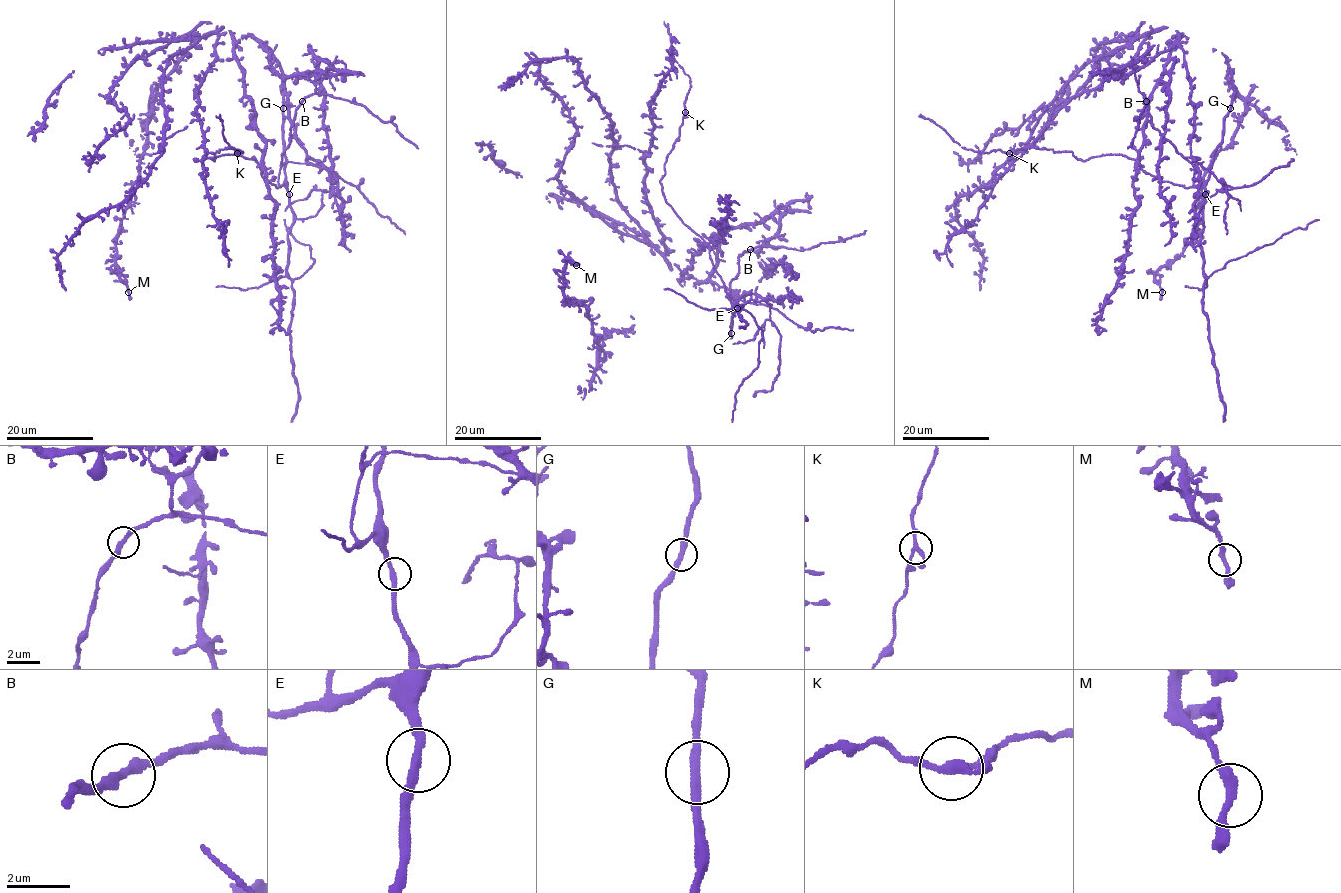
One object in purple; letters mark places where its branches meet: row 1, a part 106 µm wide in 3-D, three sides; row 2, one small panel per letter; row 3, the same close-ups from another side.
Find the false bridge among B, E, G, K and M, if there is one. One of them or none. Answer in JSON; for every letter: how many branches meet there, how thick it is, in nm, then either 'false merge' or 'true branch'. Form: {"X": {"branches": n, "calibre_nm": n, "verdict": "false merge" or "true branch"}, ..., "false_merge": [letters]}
{"B": {"branches": 2, "calibre_nm": 320, "verdict": "true branch"}, "E": {"branches": 2, "calibre_nm": 280, "verdict": "true branch"}, "G": {"branches": 2, "calibre_nm": 300, "verdict": "true branch"}, "K": {"branches": 2, "calibre_nm": 280, "verdict": "true branch"}, "M": {"branches": 2, "calibre_nm": 280, "verdict": "true branch"}, "false_merge": []}

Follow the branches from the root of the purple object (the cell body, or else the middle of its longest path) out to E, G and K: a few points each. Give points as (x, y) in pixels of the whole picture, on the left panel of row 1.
E: (234, 42), (244, 92), (251, 102), (258, 135), (265, 144), (261, 174), (277, 188), (283, 184), (289, 194)
G: (234, 42), (244, 92), (251, 102), (258, 135), (265, 144), (261, 174), (277, 188), (285, 179), (283, 108)
K: (234, 42), (244, 92), (265, 144), (262, 165), (231, 154), (212, 159), (220, 149), (237, 153)

